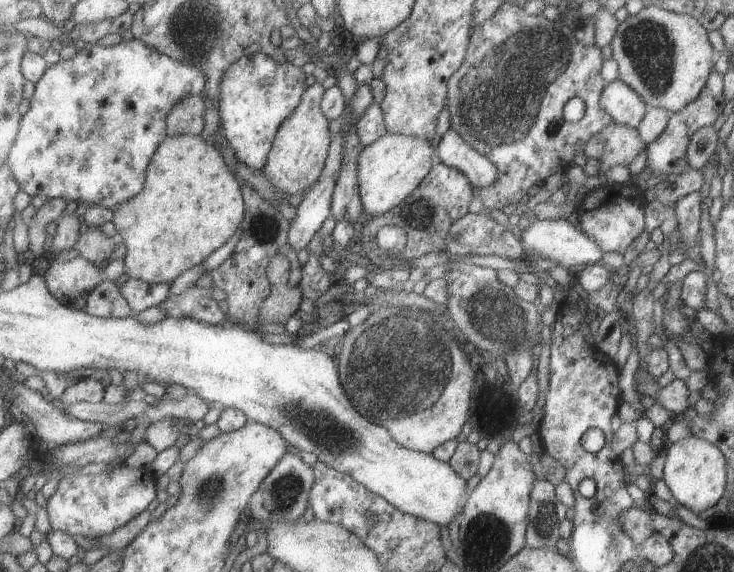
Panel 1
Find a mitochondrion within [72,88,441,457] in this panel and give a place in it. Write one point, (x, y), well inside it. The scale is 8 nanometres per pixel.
(262, 228)

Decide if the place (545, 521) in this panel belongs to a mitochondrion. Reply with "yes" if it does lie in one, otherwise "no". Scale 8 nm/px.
yes

